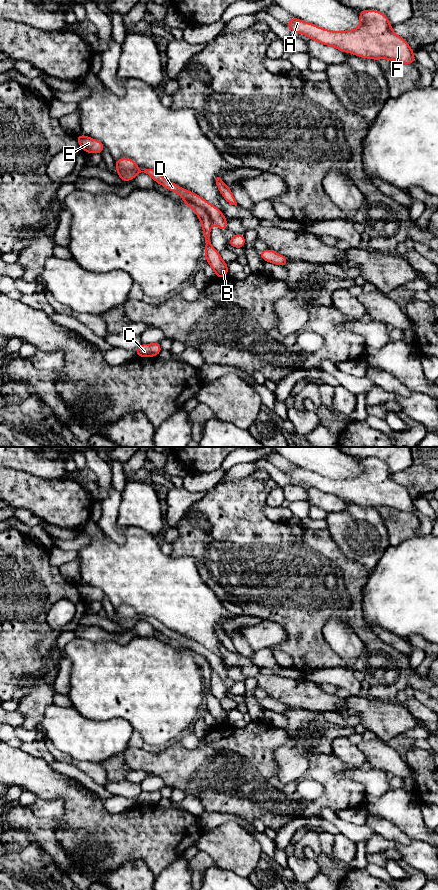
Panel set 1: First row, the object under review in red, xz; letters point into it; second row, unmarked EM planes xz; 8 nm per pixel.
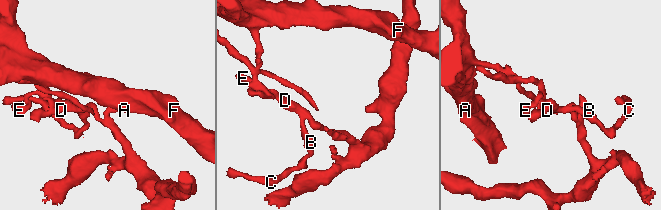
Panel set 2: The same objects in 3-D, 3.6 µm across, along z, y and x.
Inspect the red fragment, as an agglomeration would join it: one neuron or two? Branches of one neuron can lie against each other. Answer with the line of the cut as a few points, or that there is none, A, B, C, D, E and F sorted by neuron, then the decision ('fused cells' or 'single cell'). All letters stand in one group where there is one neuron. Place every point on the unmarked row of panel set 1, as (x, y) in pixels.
cut in xz along (186, 648), (199, 653), (213, 670); A B C E F / D; fused cells

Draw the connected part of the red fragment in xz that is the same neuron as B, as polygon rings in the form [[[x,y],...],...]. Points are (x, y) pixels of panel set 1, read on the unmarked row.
[[[184,649],[180,651],[191,655],[201,669],[204,688],[206,691],[204,706],[207,708],[208,713],[215,718],[215,726],[228,724],[228,712],[222,708],[220,701],[210,691],[210,677],[213,670],[209,662],[203,656],[191,650]]]

